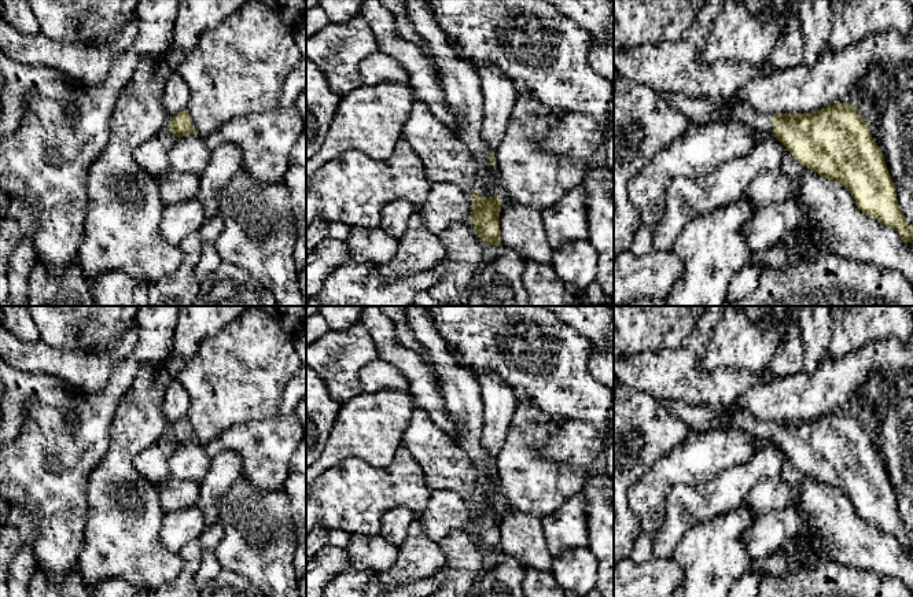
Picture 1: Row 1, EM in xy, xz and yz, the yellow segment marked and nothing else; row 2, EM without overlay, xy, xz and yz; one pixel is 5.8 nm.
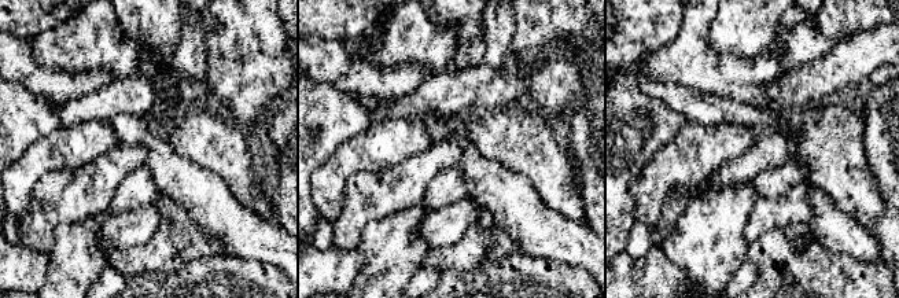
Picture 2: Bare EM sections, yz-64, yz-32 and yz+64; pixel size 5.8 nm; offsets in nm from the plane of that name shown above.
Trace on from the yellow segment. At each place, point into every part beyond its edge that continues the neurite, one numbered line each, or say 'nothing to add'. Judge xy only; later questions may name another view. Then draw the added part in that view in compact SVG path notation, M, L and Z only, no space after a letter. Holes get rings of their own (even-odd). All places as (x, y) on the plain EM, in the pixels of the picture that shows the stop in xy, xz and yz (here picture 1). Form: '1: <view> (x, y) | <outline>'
nothing to add

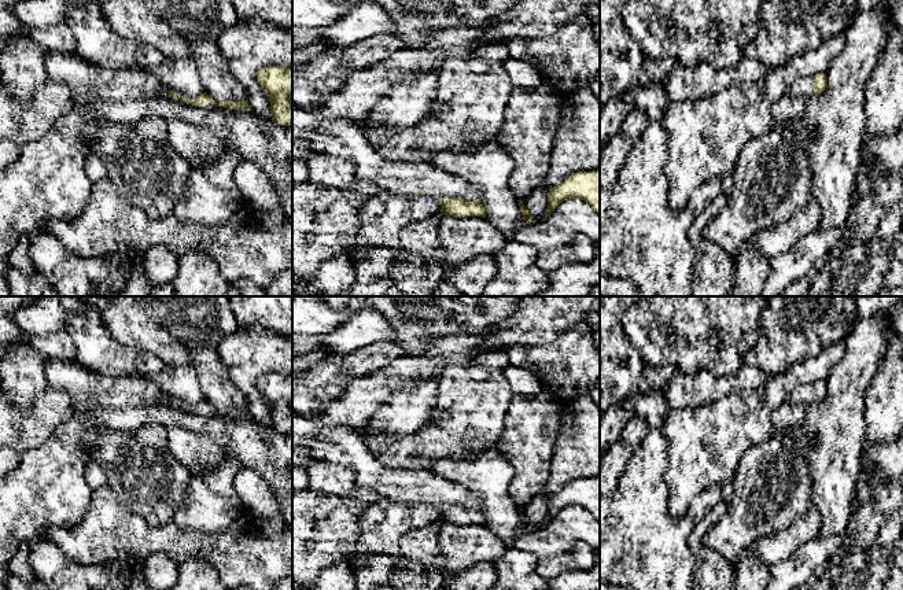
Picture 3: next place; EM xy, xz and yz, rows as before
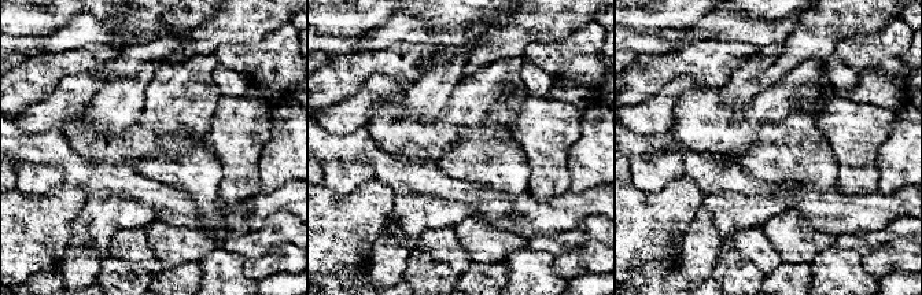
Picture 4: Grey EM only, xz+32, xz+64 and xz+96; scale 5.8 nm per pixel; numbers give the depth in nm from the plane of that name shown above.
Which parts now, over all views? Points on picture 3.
1: xz (345, 446) | M292 413L292 449L298 447L306 449L314 460L351 468L357 486L373 491L377 499L414 502L420 498L434 506L480 508L471 490L432 471L383 465L355 428L314 428L313 417Z

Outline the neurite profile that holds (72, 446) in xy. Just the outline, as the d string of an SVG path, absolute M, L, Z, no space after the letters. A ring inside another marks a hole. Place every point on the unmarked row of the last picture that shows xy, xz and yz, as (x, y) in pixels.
M74 414L73 418L59 425L43 446L22 453L18 467L0 477L0 567L10 564L22 543L47 538L49 527L69 528L81 523L93 493L85 482L85 467L93 460L96 440L103 429L92 416Z

